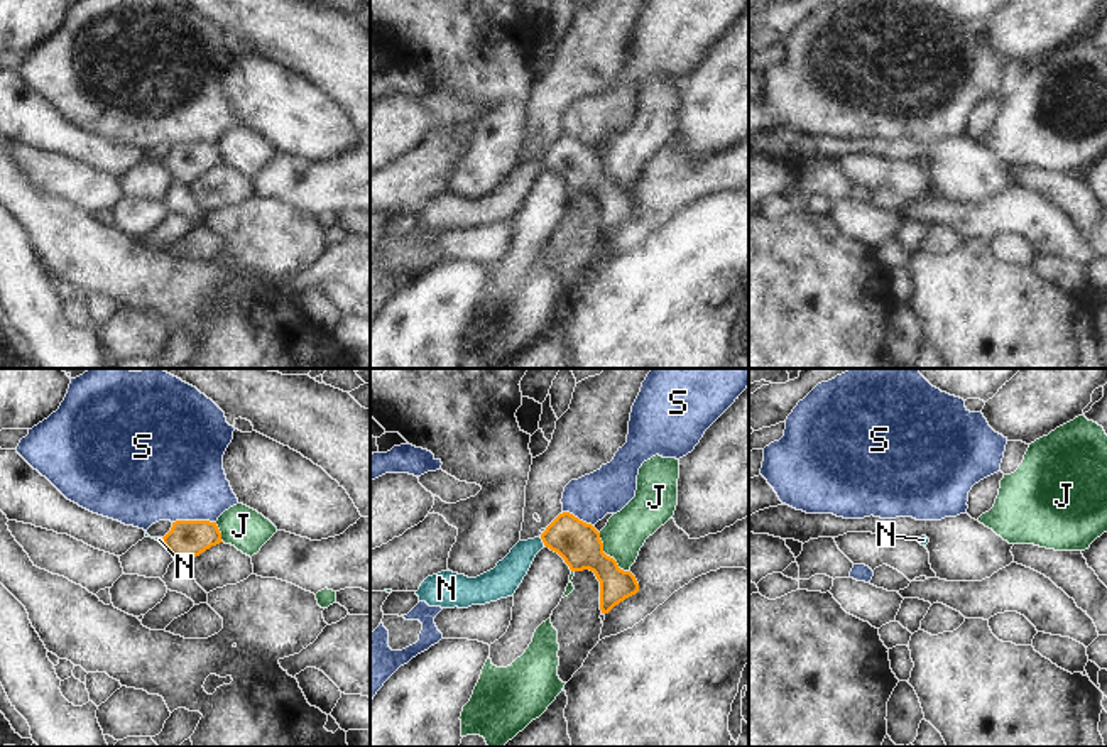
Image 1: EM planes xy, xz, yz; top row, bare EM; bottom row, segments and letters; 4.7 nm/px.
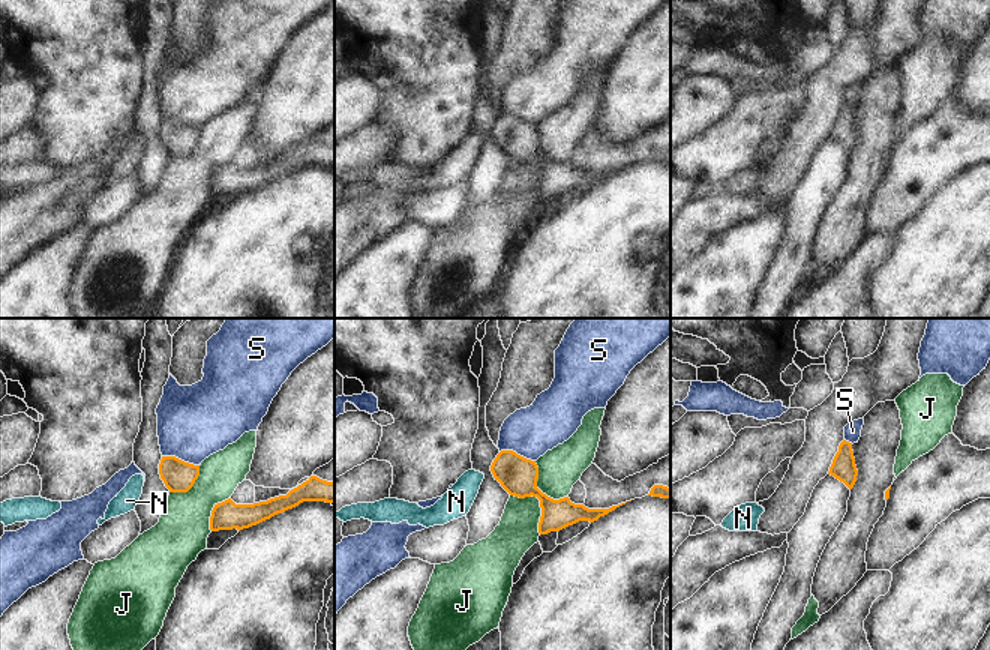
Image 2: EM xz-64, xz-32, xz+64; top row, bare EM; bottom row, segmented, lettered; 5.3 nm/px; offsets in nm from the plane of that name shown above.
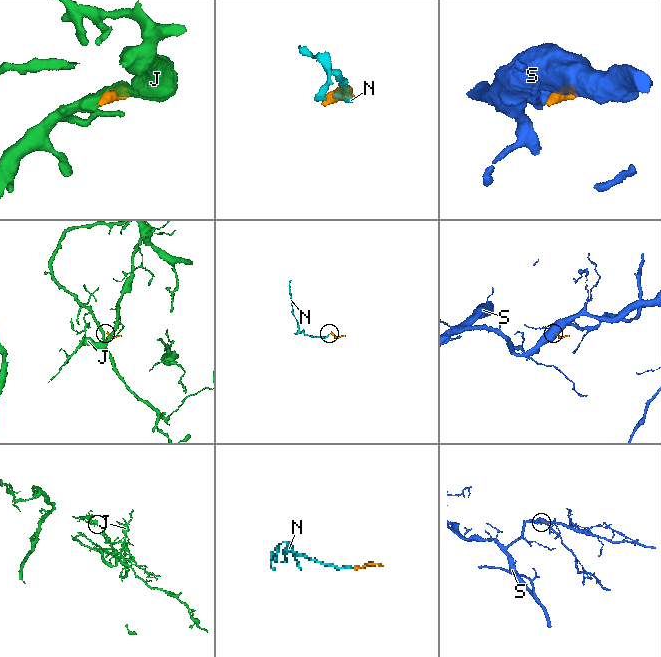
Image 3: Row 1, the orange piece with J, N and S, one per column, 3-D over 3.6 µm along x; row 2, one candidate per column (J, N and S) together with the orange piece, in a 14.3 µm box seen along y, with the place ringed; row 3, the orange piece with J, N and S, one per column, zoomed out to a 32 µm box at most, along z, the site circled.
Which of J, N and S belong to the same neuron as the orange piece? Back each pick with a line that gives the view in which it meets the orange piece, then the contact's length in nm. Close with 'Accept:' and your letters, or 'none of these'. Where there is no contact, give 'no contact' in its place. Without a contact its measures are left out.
N: xz | 50 nm
Accept: N

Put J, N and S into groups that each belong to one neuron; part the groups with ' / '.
J / N / S

